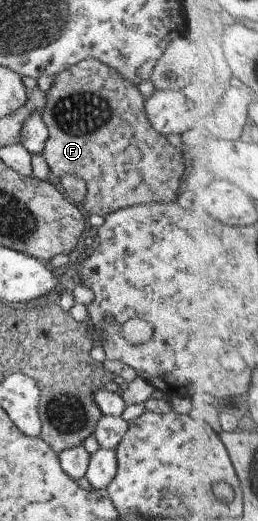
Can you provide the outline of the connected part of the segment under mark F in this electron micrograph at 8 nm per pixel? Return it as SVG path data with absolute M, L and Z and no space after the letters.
M84 59L83 61L68 67L68 69L54 77L50 88L45 92L45 102L44 107L40 112L42 123L44 123L44 127L46 127L47 131L47 139L41 153L42 159L44 159L48 165L49 173L54 177L60 178L65 174L76 174L77 177L82 177L84 183L86 183L86 194L83 207L84 211L89 215L92 215L93 213L109 214L110 212L126 207L145 205L146 203L153 202L169 203L180 201L184 198L186 185L190 185L190 183L188 183L188 177L190 177L190 175L186 175L188 166L180 151L179 142L159 135L154 129L152 129L146 119L143 109L143 100L137 87L132 85L130 81L122 78L114 69L103 65L96 59Z

